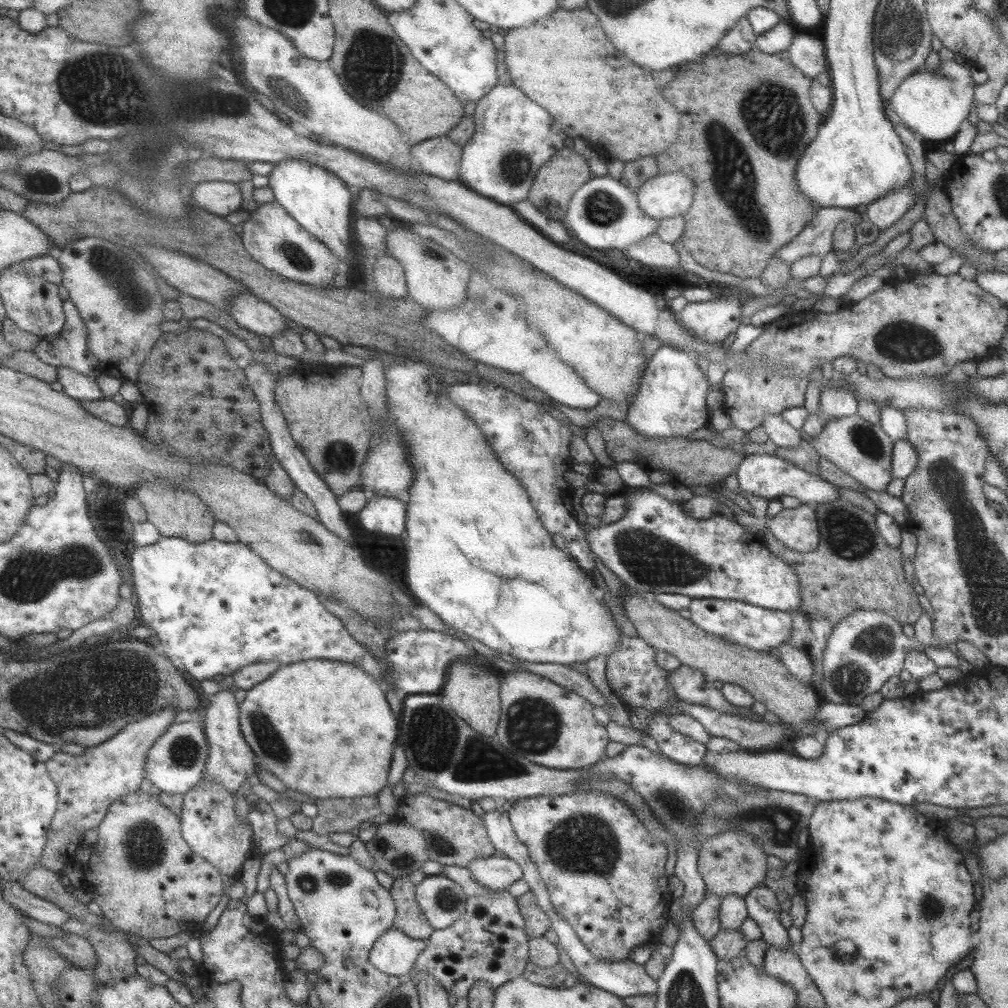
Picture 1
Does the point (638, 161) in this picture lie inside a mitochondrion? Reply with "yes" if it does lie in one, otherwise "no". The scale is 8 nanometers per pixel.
no

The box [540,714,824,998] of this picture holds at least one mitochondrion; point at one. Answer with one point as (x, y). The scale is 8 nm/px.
(583, 844)

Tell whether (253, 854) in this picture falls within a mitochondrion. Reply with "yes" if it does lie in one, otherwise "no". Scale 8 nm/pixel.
no

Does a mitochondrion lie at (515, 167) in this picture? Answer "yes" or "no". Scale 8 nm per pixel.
yes

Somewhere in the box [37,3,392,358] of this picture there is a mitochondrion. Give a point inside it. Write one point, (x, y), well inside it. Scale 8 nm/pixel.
(91, 88)

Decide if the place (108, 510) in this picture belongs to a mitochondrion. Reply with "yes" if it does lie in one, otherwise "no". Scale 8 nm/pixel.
no

